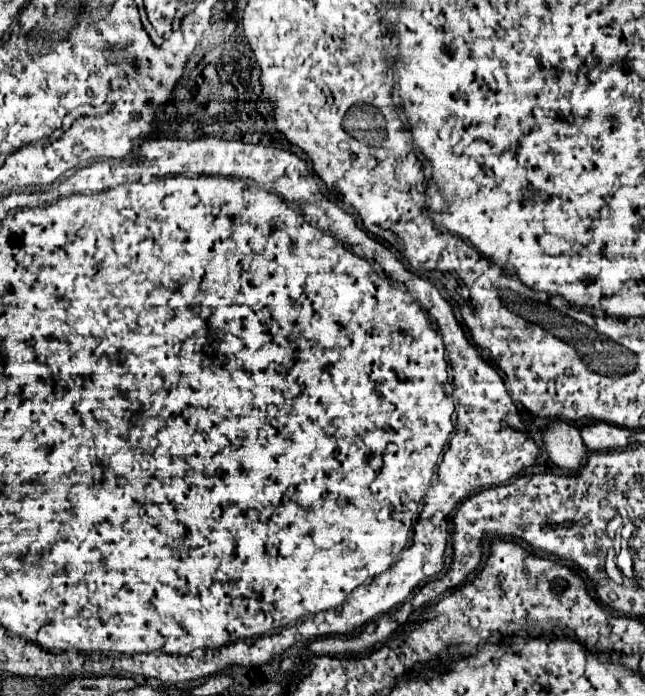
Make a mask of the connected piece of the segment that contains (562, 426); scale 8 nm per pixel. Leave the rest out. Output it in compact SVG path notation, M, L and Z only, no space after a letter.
M550 422L544 432L544 442L550 460L558 468L566 472L580 470L588 448L584 446L578 426L568 422Z

